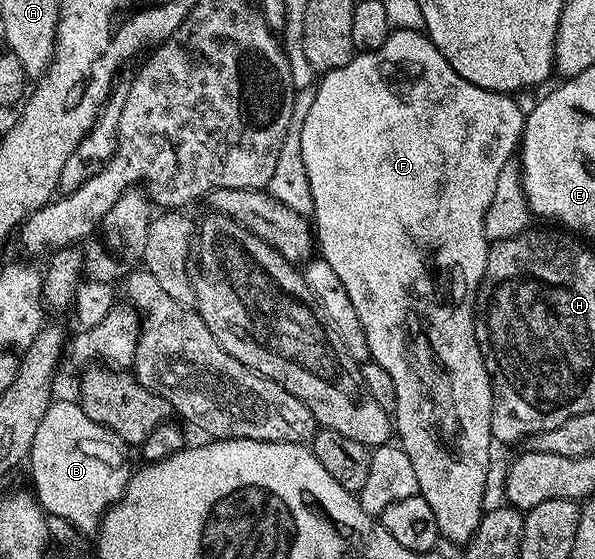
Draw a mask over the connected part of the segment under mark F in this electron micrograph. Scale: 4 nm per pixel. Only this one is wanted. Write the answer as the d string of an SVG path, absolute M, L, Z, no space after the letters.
M395 29L387 36L381 47L359 51L351 61L335 70L324 72L318 78L313 105L301 128L301 159L308 177L309 191L312 192L313 236L317 242L317 253L325 263L333 267L333 272L341 279L350 302L361 321L361 327L368 341L371 352L370 360L376 361L393 379L397 390L397 403L393 410L393 429L397 434L398 444L402 445L405 455L413 463L413 472L417 474L418 496L429 503L433 510L433 519L437 519L439 536L444 542L459 541L465 543L477 531L485 512L483 496L488 496L485 487L485 475L493 472L491 466L491 445L493 438L490 431L490 419L493 410L493 391L491 376L485 367L481 347L475 334L475 296L479 293L479 284L485 275L489 240L485 233L485 213L493 200L497 177L507 161L516 156L523 140L525 109L515 102L510 93L489 91L461 79L453 67L437 51L437 47L427 38L426 32L417 29Z

